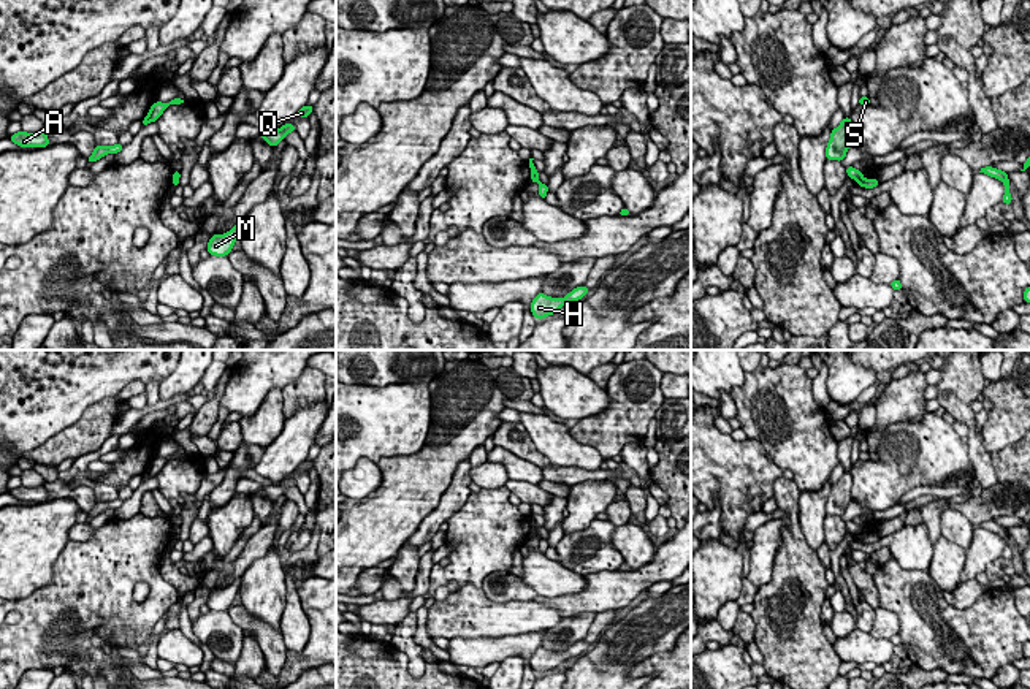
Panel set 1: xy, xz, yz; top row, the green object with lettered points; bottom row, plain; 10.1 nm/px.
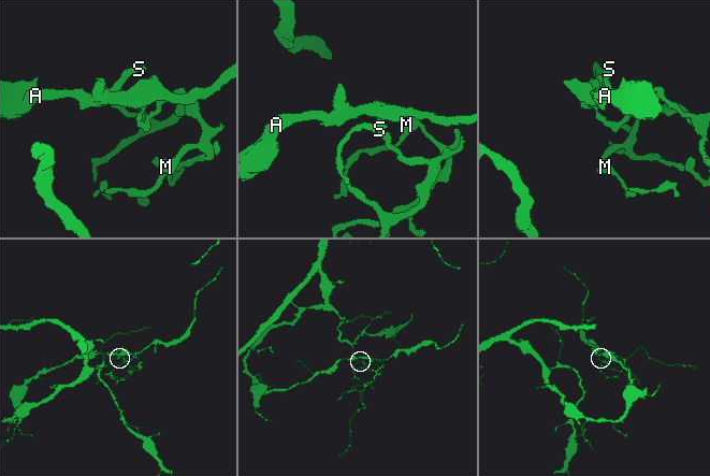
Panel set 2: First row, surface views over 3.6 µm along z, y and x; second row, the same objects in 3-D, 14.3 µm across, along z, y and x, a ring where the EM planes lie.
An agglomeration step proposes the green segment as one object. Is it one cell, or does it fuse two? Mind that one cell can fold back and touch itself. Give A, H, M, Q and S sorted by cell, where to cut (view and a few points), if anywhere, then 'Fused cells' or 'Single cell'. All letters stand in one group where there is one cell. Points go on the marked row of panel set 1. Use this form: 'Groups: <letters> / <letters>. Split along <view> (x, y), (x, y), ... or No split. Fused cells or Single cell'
Groups: A Q / H M S. Split along yz (862, 176), (858, 181). Fused cells

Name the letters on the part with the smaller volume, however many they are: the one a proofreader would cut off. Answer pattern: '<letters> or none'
H, M, S

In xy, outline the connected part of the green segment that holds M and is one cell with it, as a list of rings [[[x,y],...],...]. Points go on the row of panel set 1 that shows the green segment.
[[[241,222],[223,234],[212,234],[206,247],[209,255],[227,257],[231,252],[239,236],[239,230],[241,230]]]

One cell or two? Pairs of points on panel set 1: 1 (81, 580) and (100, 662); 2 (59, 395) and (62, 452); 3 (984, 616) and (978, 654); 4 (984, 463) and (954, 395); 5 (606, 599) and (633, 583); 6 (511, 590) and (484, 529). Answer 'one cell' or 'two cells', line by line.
1: one cell
2: two cells
3: one cell
4: one cell
5: one cell
6: two cells

